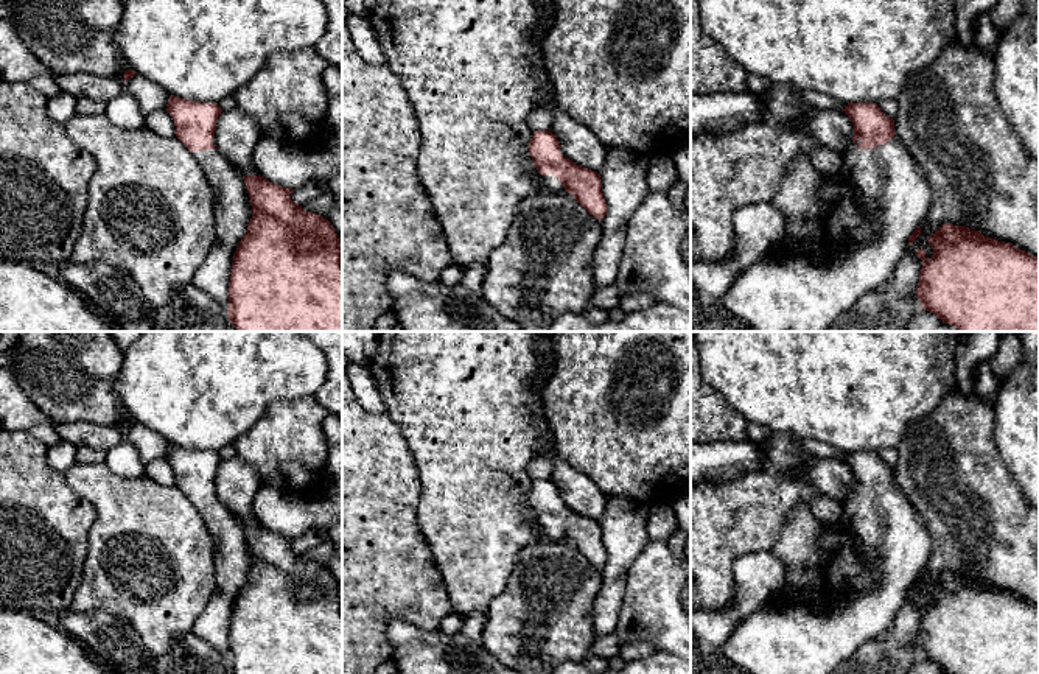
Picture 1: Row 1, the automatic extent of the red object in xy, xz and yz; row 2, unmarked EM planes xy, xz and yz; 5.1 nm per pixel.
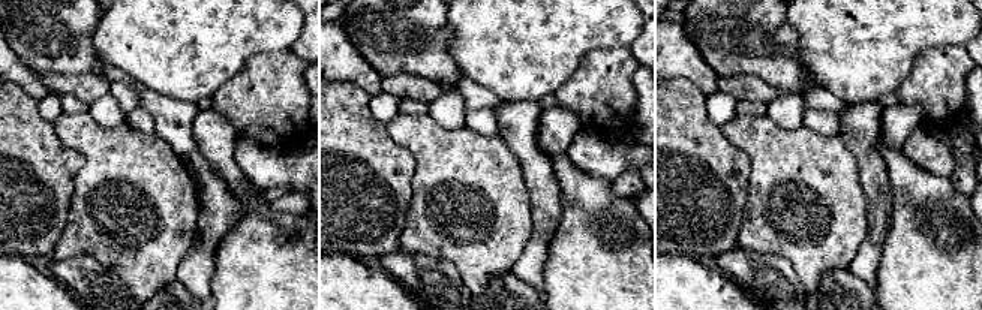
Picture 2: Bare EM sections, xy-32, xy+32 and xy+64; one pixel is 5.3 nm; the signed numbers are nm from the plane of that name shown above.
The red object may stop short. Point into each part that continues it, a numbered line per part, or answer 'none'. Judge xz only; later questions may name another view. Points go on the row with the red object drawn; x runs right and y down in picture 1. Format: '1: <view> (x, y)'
1: xz (551, 182)

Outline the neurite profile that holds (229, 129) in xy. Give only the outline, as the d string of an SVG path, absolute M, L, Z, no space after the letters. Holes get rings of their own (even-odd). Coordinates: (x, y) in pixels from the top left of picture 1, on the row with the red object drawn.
M238 107L222 111L218 117L215 131L216 148L241 176L258 176L252 163L252 154L260 137L261 128Z

